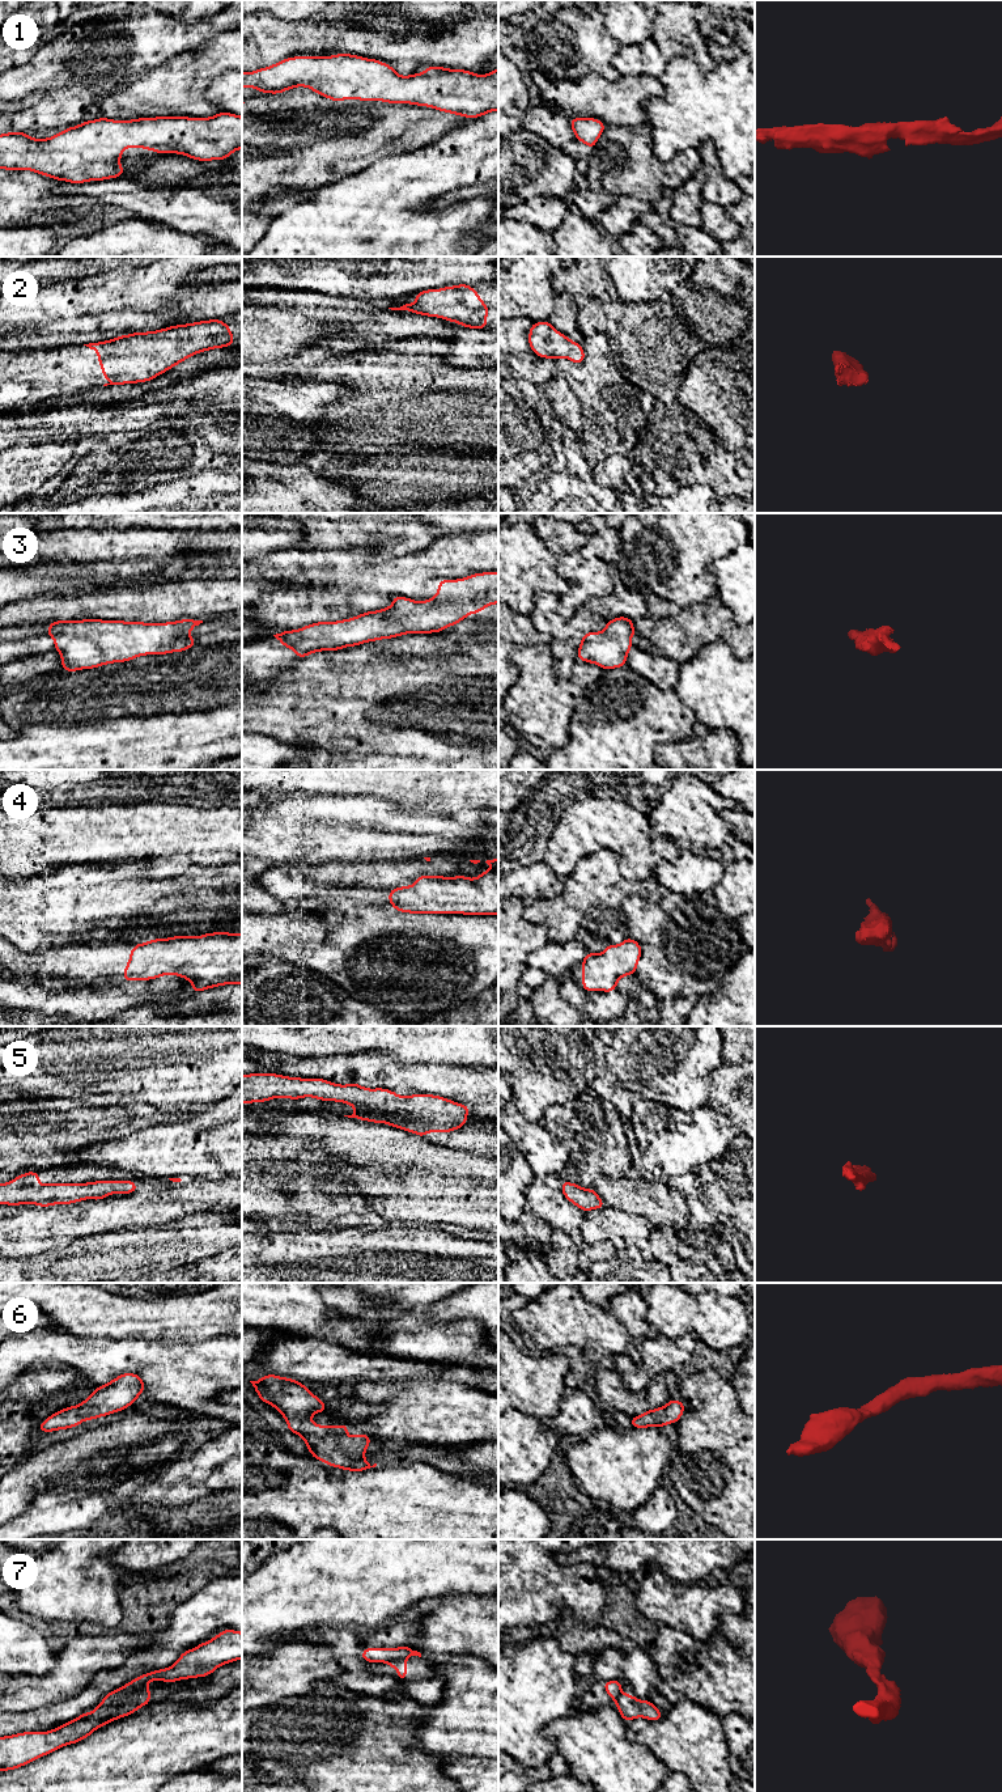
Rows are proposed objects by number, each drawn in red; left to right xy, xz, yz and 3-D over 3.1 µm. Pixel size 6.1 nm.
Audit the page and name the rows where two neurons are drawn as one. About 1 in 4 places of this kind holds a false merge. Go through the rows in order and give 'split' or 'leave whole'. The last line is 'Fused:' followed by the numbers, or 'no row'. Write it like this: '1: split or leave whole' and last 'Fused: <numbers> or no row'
1: leave whole
2: leave whole
3: leave whole
4: leave whole
5: leave whole
6: leave whole
7: split
Fused: 7

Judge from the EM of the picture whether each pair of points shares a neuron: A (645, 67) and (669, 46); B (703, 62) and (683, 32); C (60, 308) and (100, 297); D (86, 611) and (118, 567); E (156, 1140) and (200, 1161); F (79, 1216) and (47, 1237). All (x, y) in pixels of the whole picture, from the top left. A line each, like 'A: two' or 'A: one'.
A: one
B: one
C: one
D: one
E: one
F: one

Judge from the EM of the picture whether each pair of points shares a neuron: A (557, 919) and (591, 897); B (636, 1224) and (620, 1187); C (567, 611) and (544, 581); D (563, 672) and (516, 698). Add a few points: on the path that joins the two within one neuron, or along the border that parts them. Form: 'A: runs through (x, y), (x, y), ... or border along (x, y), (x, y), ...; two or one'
A: runs through (565, 913), (584, 897); one
B: border along (606, 1204), (642, 1215), (654, 1227); two
C: border along (552, 564), (569, 585), (561, 596); two
D: border along (548, 645), (555, 673), (568, 680); two

